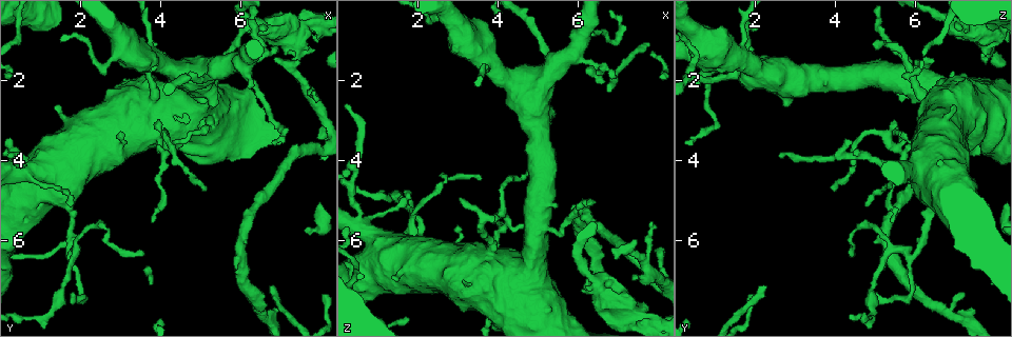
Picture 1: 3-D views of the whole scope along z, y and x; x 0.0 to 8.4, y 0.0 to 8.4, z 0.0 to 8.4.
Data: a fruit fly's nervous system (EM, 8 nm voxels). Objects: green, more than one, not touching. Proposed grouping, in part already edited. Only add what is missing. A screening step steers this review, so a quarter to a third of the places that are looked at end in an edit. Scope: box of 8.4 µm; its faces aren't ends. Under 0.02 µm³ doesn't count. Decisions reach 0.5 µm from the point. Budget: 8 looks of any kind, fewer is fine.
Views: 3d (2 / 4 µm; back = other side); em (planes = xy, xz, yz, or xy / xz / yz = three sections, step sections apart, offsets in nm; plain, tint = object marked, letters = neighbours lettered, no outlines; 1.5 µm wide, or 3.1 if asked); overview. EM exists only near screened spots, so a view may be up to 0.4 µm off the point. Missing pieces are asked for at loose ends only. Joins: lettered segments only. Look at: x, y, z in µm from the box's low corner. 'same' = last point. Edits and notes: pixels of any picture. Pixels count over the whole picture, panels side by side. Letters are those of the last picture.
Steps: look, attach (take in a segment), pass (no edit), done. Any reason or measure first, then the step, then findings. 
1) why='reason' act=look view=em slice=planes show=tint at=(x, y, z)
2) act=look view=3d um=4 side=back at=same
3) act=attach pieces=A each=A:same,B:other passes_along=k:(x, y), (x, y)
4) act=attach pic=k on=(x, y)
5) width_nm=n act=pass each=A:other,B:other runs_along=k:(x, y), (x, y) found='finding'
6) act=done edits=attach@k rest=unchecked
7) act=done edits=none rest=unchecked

why='branch stops here' act=look view=em slice=planes show=letters at=(7.40, 1.75, 6.90)

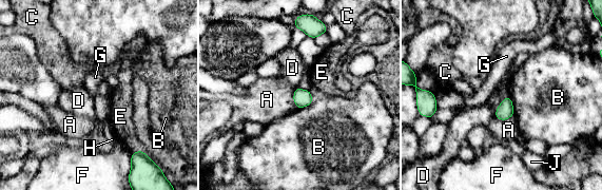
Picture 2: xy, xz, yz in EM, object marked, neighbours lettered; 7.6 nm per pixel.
act=pass each=A:other,B:other,C:other,D:other,E:other,F:other,G:other,H:other,J:other border=2:(508, 95), (501, 101), (493, 115) found='none of them fits'

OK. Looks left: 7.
why='stops while still wide' act=look view=em slice=planes show=letters at=(5.30, 2.60, 2.75)

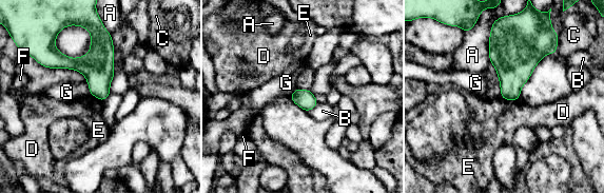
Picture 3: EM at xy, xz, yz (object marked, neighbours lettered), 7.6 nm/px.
act=pass each=A:other,B:other,C:other,D:other,E:other,F:other,G:other border=3:(91, 94), (102, 102) found='none of them fits'

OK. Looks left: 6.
act=look view=3d um=2 at=(6.60, 0.75, 2.05)

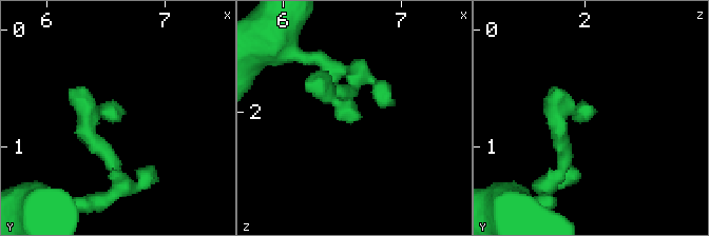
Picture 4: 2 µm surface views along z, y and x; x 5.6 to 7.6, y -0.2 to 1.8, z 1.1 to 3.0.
why='need the tissue' act=look view=em slice=xz step=8 show=tint at=(6.58, 0.74, 2.04)

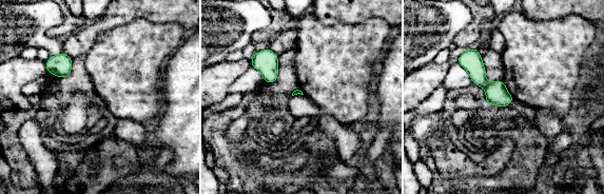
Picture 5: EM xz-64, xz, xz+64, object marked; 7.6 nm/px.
why='another direction' act=look view=em slice=planes show=letters at=same

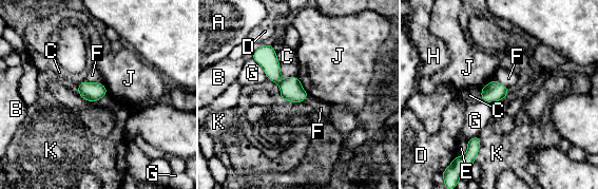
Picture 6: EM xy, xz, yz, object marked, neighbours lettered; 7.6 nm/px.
act=pass each=A:other,B:other,C:other,D:other,E:other,F:other,G:other,H:other,J:other,K:other found='none of them fits'

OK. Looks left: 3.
act=done edits=none rest=unchecked

